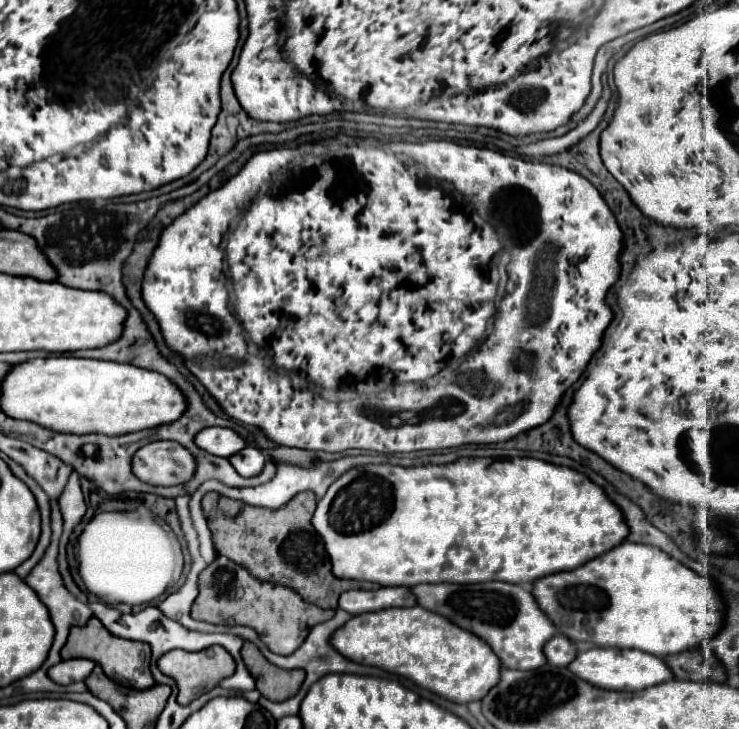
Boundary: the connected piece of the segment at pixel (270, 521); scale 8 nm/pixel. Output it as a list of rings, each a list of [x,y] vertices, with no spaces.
[[[207,493],[201,501],[201,507],[207,517],[207,525],[213,533],[215,551],[219,555],[225,555],[235,563],[245,565],[251,575],[261,581],[293,587],[305,601],[321,609],[337,609],[337,599],[343,591],[371,591],[379,585],[333,577],[325,545],[311,525],[315,503],[317,499],[313,493],[301,493],[295,495],[285,507],[271,511],[263,507],[249,507],[219,493]]]

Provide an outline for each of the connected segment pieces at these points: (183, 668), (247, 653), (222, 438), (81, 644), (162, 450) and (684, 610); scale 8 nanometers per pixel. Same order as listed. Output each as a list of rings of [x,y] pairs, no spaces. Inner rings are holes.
[[[213,645],[209,649],[197,651],[197,653],[189,653],[189,651],[169,651],[161,657],[161,673],[173,677],[177,681],[179,687],[179,695],[177,695],[177,703],[179,705],[189,705],[193,699],[197,699],[199,695],[211,691],[213,687],[217,687],[225,677],[233,675],[235,671],[235,661],[233,657],[219,645]]]
[[[249,641],[243,643],[241,657],[257,683],[257,691],[269,701],[285,701],[293,697],[305,679],[305,671],[301,669],[285,671],[275,665],[269,665],[261,651]]]
[[[225,427],[201,429],[195,435],[195,441],[197,441],[197,447],[217,457],[231,457],[245,447],[245,441],[233,429],[225,429]]]
[[[91,617],[87,621],[87,625],[83,625],[83,627],[71,627],[69,639],[67,639],[65,647],[61,649],[61,657],[63,659],[75,659],[75,657],[91,659],[103,667],[107,677],[117,679],[117,681],[125,681],[133,689],[149,689],[155,685],[153,675],[149,671],[151,647],[147,643],[129,641],[129,639],[109,635],[109,631],[103,627],[103,623],[97,617]]]
[[[155,441],[141,447],[131,459],[137,479],[149,485],[183,485],[195,473],[193,455],[175,441]]]
[[[631,541],[619,543],[615,549],[573,571],[561,571],[537,579],[531,595],[541,611],[549,615],[557,631],[571,641],[589,641],[601,647],[633,647],[659,657],[693,649],[713,637],[723,625],[723,601],[711,579],[697,575],[657,547]]]

